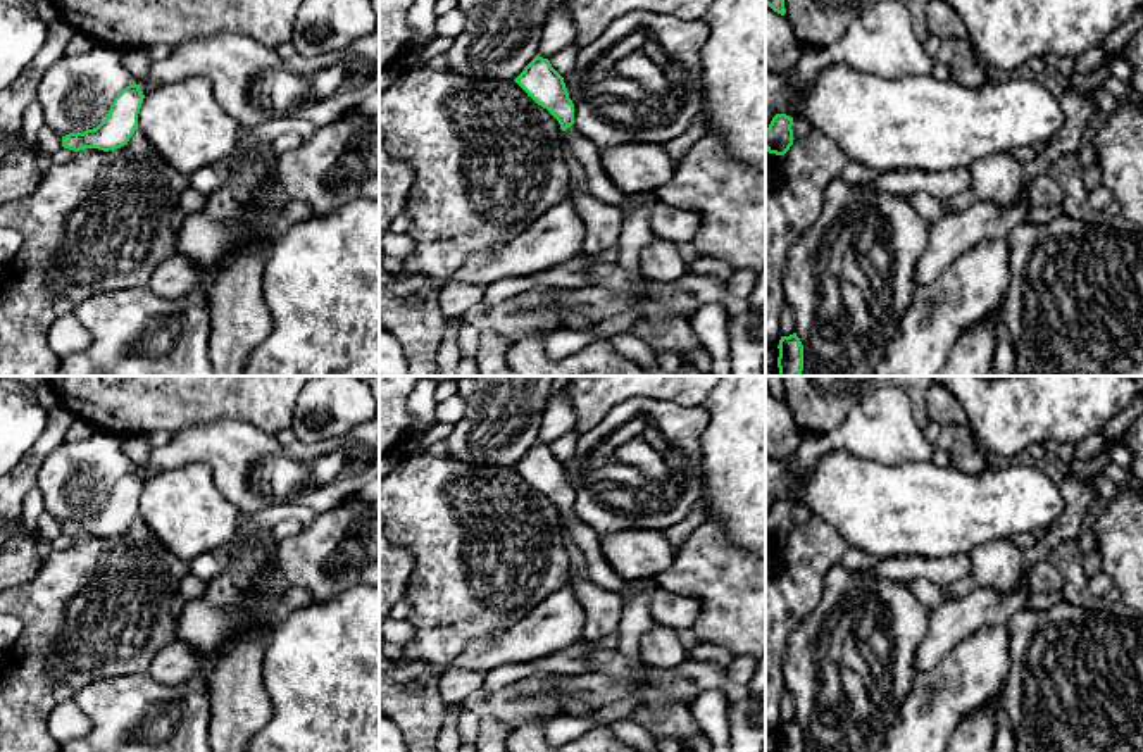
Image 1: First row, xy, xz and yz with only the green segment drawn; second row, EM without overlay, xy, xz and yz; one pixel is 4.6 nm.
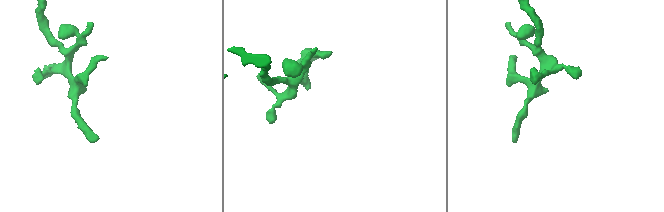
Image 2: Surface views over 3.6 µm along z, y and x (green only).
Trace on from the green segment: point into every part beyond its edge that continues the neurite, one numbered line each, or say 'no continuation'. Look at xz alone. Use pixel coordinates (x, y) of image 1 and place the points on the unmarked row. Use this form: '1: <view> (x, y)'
1: xz (602, 575)

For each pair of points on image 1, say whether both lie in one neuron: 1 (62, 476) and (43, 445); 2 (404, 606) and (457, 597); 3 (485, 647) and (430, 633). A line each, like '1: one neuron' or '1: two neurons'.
1: two neurons
2: two neurons
3: two neurons

